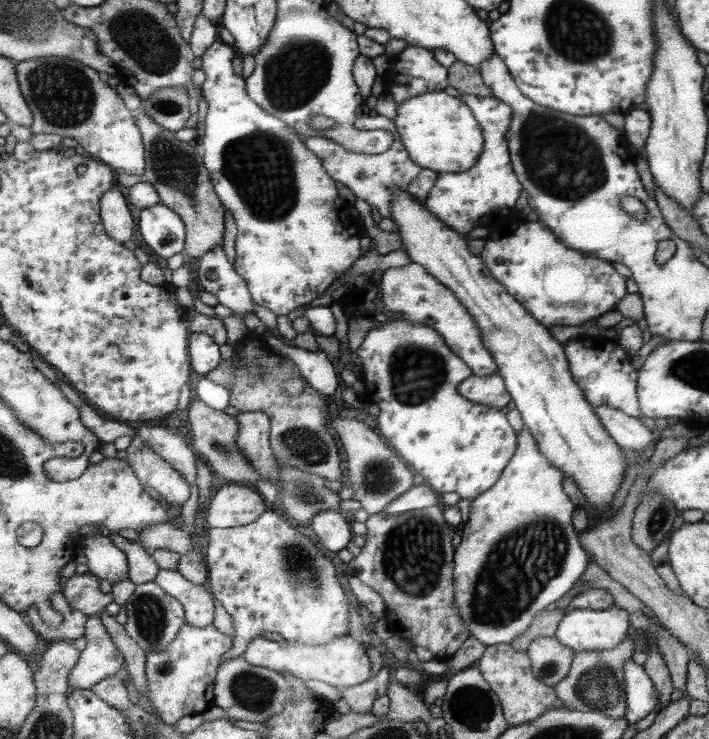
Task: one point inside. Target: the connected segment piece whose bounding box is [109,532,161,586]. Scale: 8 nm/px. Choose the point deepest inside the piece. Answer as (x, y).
(144, 568)

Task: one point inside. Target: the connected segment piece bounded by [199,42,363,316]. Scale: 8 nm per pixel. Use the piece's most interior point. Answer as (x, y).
(296, 236)

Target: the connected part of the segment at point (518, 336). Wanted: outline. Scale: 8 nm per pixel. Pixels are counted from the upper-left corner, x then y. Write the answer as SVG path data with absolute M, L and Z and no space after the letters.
M395 192L389 210L389 220L401 236L401 250L407 254L409 262L421 264L425 272L449 288L457 302L461 302L477 322L483 346L493 356L509 396L513 396L515 410L531 430L539 450L555 468L563 470L579 484L585 502L597 510L607 510L627 470L625 458L617 442L609 438L609 432L593 412L583 390L573 380L565 344L557 342L537 318L529 316L529 310L493 278L485 260L469 250L469 240L445 226L425 202L417 202L417 198L411 198L407 192Z

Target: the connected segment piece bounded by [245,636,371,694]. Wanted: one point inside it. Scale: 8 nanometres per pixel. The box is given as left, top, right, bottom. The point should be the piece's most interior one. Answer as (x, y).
(343, 664)

